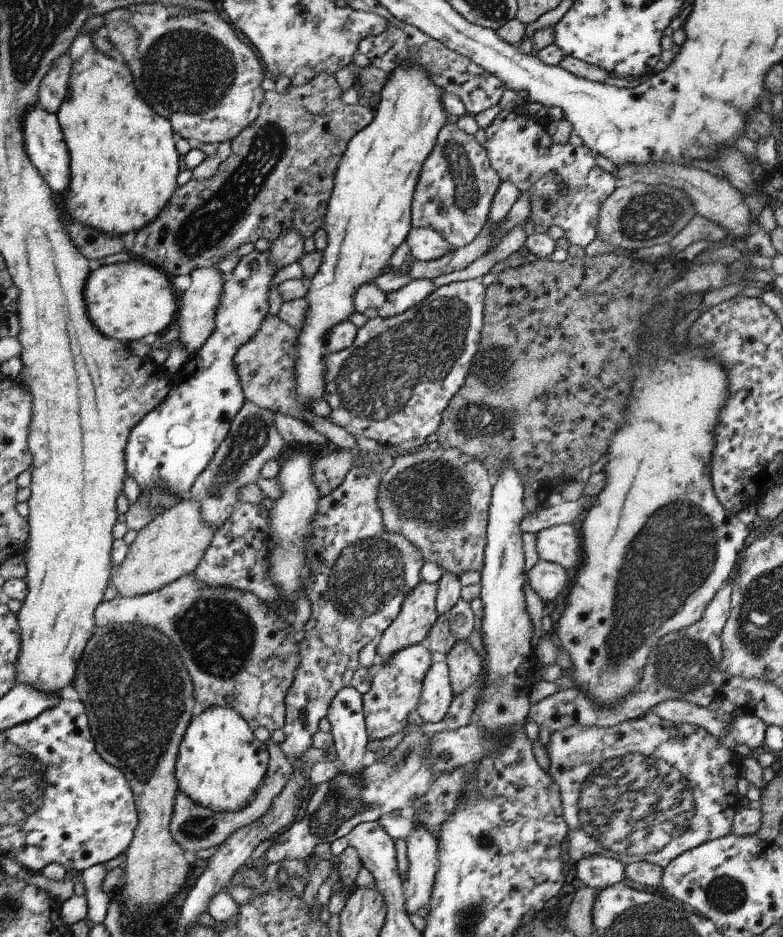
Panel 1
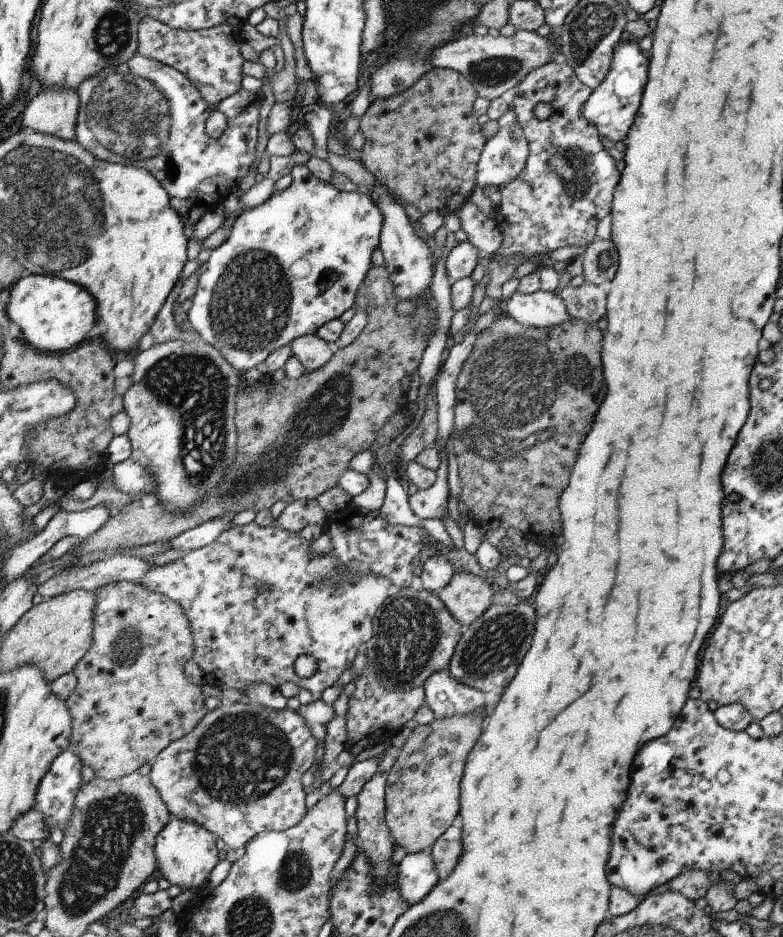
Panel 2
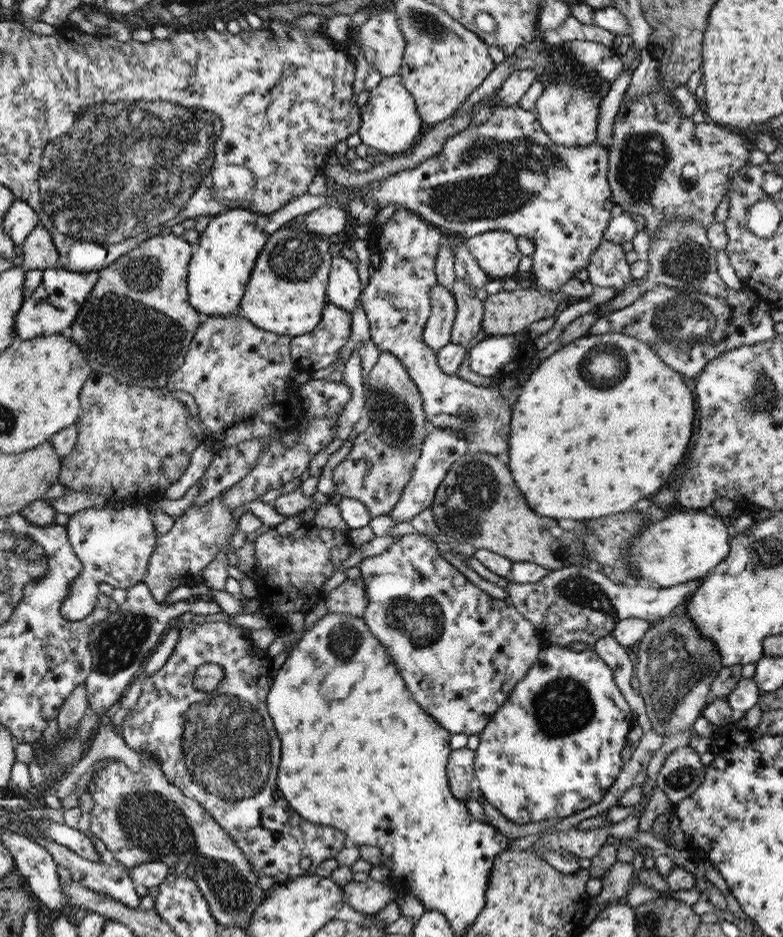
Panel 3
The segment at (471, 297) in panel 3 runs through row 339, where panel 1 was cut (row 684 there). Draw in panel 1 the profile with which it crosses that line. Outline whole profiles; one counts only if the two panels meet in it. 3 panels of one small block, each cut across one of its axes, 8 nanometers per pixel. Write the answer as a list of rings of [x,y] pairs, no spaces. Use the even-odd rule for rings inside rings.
[[[456,642],[447,653],[449,678],[455,696],[462,694],[470,686],[474,687],[482,673],[483,664],[470,642]]]

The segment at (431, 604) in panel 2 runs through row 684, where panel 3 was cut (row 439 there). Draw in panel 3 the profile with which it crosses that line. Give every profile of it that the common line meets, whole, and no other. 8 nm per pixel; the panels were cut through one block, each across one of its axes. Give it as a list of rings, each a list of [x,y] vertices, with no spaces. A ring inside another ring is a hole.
[[[381,352],[374,362],[375,365],[369,374],[370,403],[366,410],[371,429],[392,446],[403,449],[420,447],[431,425],[425,417],[422,397],[416,383],[410,378],[402,362],[393,354]]]

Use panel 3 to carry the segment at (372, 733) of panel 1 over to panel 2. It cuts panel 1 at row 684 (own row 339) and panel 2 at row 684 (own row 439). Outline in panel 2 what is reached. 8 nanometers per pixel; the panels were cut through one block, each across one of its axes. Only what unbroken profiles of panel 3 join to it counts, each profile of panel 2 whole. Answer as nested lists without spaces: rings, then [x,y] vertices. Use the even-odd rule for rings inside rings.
[[[531,601],[514,605],[492,604],[464,629],[447,666],[448,672],[462,684],[500,696],[512,682],[520,661],[528,652],[535,628],[536,610]]]

